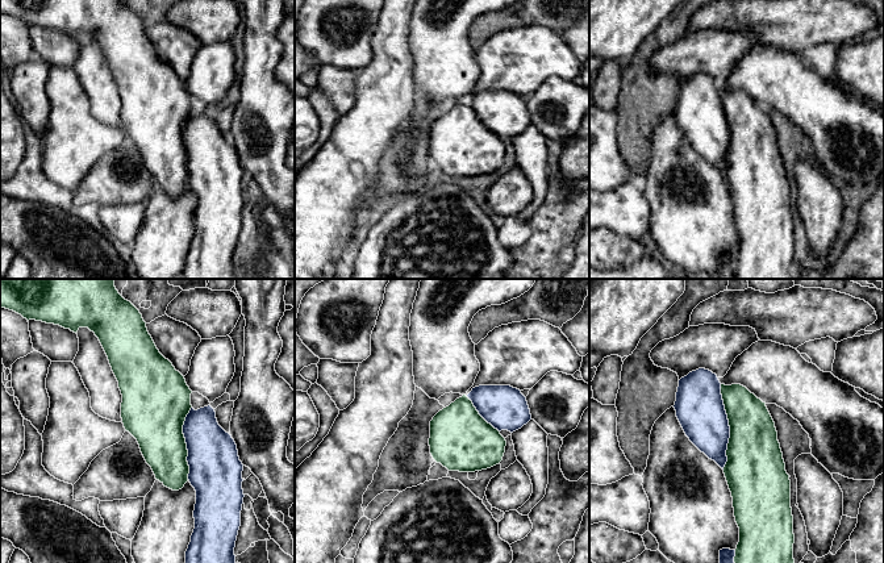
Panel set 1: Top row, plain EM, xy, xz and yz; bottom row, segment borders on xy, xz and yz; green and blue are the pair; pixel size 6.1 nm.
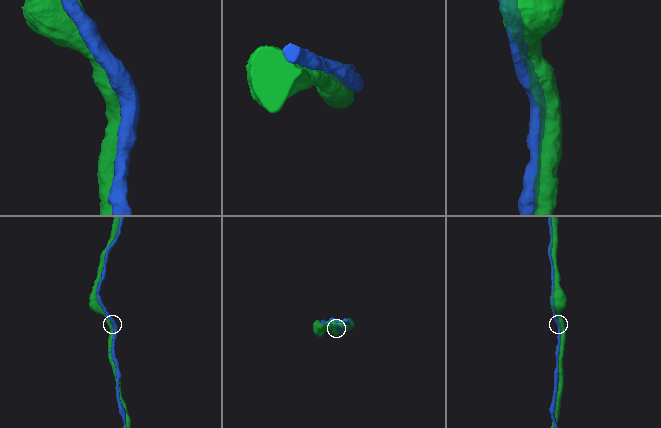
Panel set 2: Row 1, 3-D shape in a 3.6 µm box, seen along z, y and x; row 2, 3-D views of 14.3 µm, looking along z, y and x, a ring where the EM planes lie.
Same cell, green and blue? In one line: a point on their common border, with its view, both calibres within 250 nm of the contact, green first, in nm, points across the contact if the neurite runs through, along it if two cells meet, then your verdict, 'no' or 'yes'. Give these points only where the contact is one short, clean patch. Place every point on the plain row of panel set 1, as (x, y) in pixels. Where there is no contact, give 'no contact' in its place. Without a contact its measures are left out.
contact yz (729, 130); calibres 340 and 300 nm; yes

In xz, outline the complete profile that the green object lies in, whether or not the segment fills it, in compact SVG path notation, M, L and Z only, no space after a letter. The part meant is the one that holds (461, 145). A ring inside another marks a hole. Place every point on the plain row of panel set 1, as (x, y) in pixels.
M479 91L439 116L430 126L430 159L449 176L475 178L503 166L506 146L501 135L510 138L531 125L526 103L510 91Z

